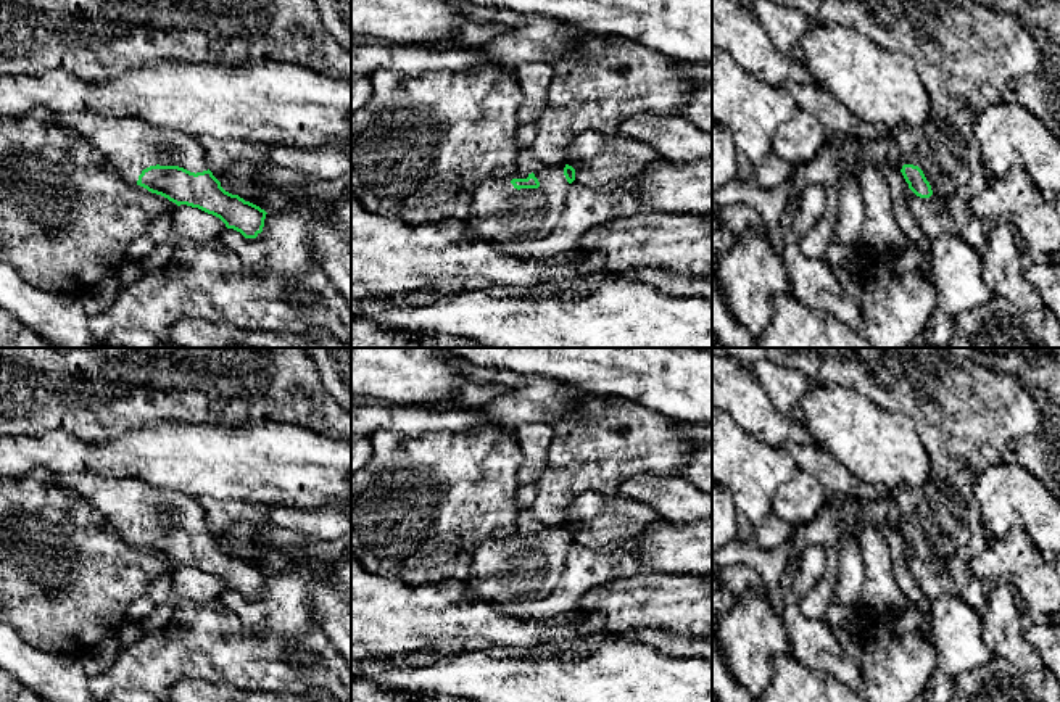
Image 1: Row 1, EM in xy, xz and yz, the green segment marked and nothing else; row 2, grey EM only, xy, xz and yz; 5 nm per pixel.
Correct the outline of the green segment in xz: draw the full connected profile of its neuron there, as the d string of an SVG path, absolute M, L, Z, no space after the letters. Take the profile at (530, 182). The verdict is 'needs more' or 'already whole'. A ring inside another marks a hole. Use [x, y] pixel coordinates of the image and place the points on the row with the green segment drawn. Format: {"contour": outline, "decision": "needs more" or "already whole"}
{"contour": "M544 166L532 174L485 179L472 195L472 216L464 229L495 246L546 237L562 217L575 169Z", "decision": "needs more"}

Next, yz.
{"contour": "M928 118L920 126L901 122L889 134L899 147L899 169L917 196L944 201L970 180L970 143L950 124Z", "decision": "needs more"}

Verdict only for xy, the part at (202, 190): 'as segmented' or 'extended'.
extended

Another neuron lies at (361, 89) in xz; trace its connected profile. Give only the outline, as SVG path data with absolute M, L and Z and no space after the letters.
M351 74L351 114L372 97L372 92L369 76Z

